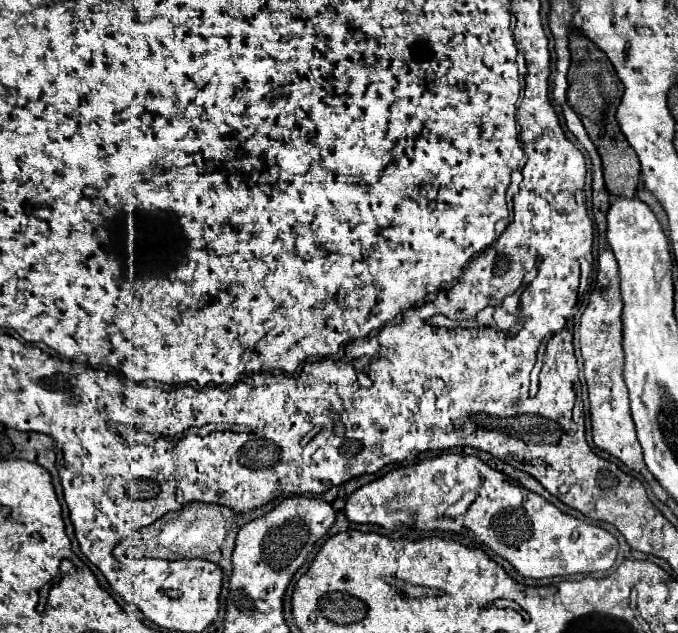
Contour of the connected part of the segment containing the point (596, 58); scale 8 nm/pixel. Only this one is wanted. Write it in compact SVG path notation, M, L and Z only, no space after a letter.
M572 28L570 30L570 70L568 70L568 104L574 108L574 112L580 116L590 140L594 142L600 158L602 158L602 170L606 188L612 196L624 196L632 198L636 194L638 186L638 174L640 174L640 162L634 152L634 148L628 144L624 134L620 132L620 126L616 122L616 108L622 98L624 86L618 82L618 76L614 68L610 66L610 60L602 54L602 50L590 42L582 30Z

